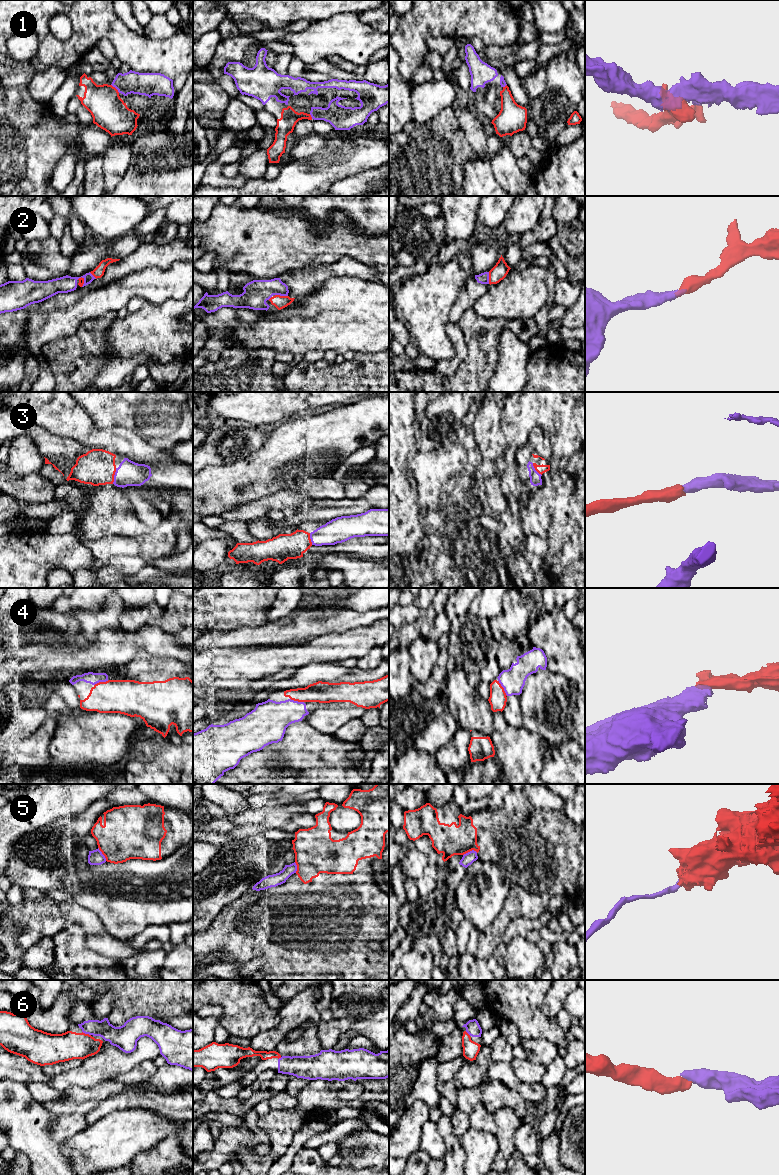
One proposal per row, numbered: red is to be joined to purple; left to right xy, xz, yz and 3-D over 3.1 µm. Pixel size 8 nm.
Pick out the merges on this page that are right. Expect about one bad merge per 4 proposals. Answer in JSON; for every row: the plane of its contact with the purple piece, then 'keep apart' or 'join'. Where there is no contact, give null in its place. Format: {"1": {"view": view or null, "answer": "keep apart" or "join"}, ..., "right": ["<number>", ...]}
{"1": {"view": "xy", "answer": "join"}, "2": {"view": "xz", "answer": "join"}, "3": {"view": "xy", "answer": "join"}, "4": {"view": "yz", "answer": "join"}, "5": {"view": "yz", "answer": "keep apart"}, "6": {"view": "xy", "answer": "join"}, "right": ["1", "2", "3", "4", "6"]}

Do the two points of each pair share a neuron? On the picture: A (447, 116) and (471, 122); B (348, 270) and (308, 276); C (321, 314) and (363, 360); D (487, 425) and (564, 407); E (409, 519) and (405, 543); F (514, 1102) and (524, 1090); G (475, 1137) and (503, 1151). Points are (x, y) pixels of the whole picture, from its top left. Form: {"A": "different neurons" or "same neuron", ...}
{"A": "different neurons", "B": "same neuron", "C": "different neurons", "D": "different neurons", "E": "same neuron", "F": "different neurons", "G": "different neurons"}

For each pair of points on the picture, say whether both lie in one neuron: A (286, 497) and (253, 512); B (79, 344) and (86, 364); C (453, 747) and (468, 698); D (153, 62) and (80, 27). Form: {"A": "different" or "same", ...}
{"A": "same", "B": "same", "C": "different", "D": "same"}

